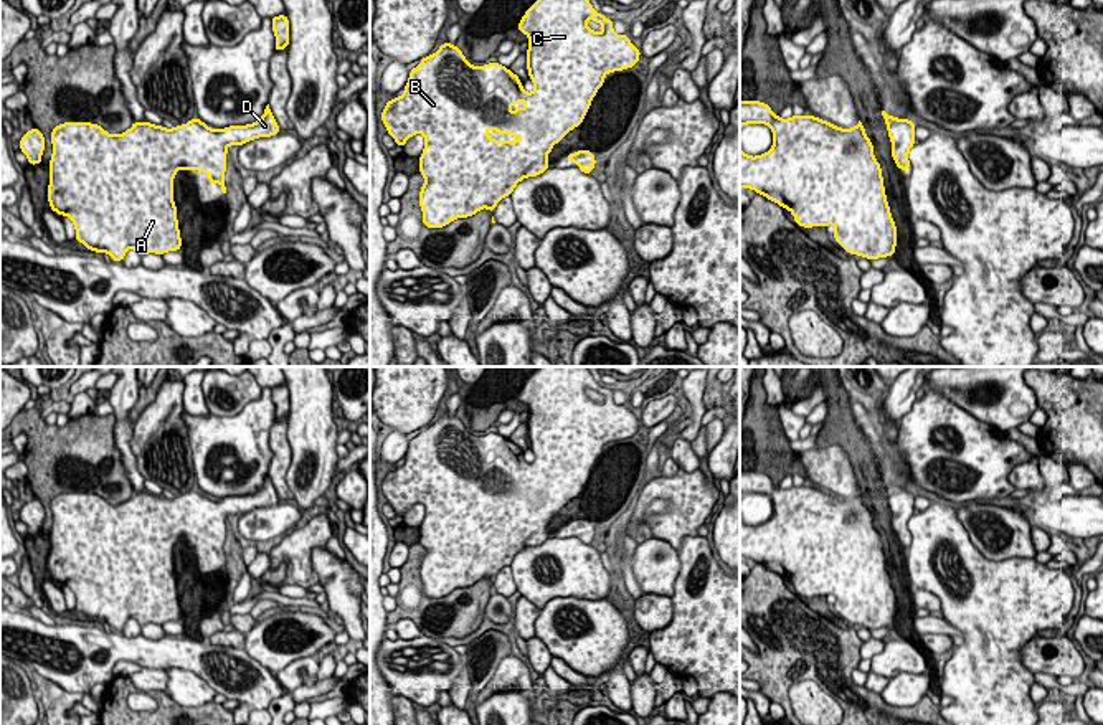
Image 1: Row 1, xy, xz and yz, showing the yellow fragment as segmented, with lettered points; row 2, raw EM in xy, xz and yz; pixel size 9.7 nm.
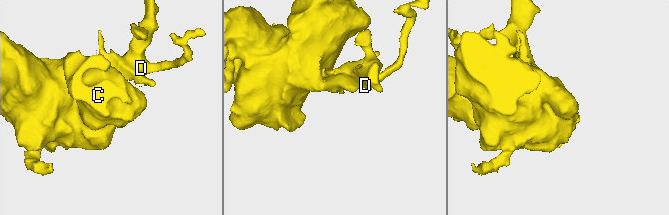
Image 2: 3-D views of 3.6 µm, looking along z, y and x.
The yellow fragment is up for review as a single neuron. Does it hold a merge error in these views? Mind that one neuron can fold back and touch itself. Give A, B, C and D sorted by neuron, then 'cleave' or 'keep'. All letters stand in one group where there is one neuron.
A B C D; keep

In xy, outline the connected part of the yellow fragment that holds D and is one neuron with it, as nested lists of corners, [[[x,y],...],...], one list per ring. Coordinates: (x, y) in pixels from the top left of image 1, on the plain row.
[[[269,474],[258,492],[220,500],[208,497],[196,487],[173,499],[147,490],[134,492],[129,500],[117,505],[91,492],[58,494],[51,500],[48,571],[53,581],[74,593],[74,609],[89,621],[107,623],[112,631],[122,633],[130,618],[140,626],[177,621],[182,619],[182,608],[173,571],[175,543],[180,538],[206,542],[208,553],[220,553],[221,562],[226,563],[223,548],[226,519],[279,502]]]

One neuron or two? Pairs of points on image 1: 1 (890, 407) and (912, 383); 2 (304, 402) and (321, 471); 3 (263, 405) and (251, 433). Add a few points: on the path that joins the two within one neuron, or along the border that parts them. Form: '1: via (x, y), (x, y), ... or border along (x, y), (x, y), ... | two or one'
1: via (895, 402), (907, 388) | one
2: via (311, 418), (314, 451), (317, 454) | one
3: via (261, 412), (251, 426) | one

